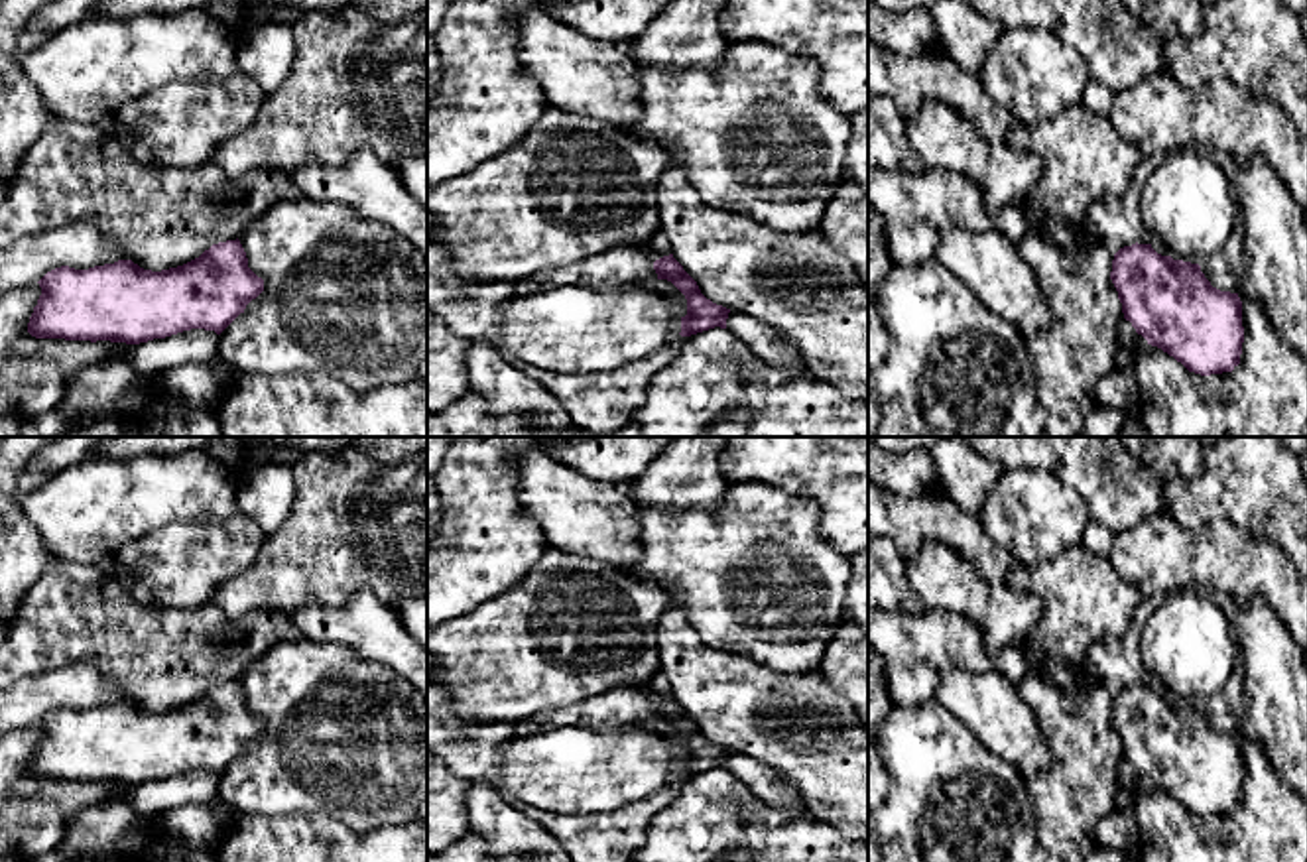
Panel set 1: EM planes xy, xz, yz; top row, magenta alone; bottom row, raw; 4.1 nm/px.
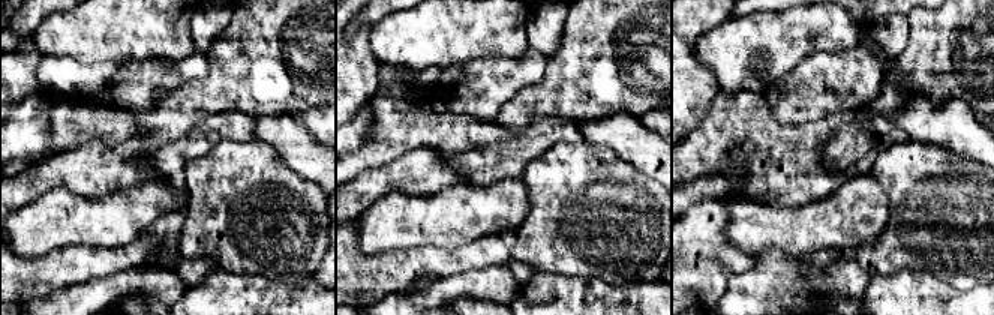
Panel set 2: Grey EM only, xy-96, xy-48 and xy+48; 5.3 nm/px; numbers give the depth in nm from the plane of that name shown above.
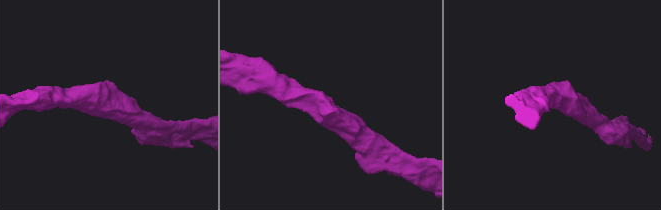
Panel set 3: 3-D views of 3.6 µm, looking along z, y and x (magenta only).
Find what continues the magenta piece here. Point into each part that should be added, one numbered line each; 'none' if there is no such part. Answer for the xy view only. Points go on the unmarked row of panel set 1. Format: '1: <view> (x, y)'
none

